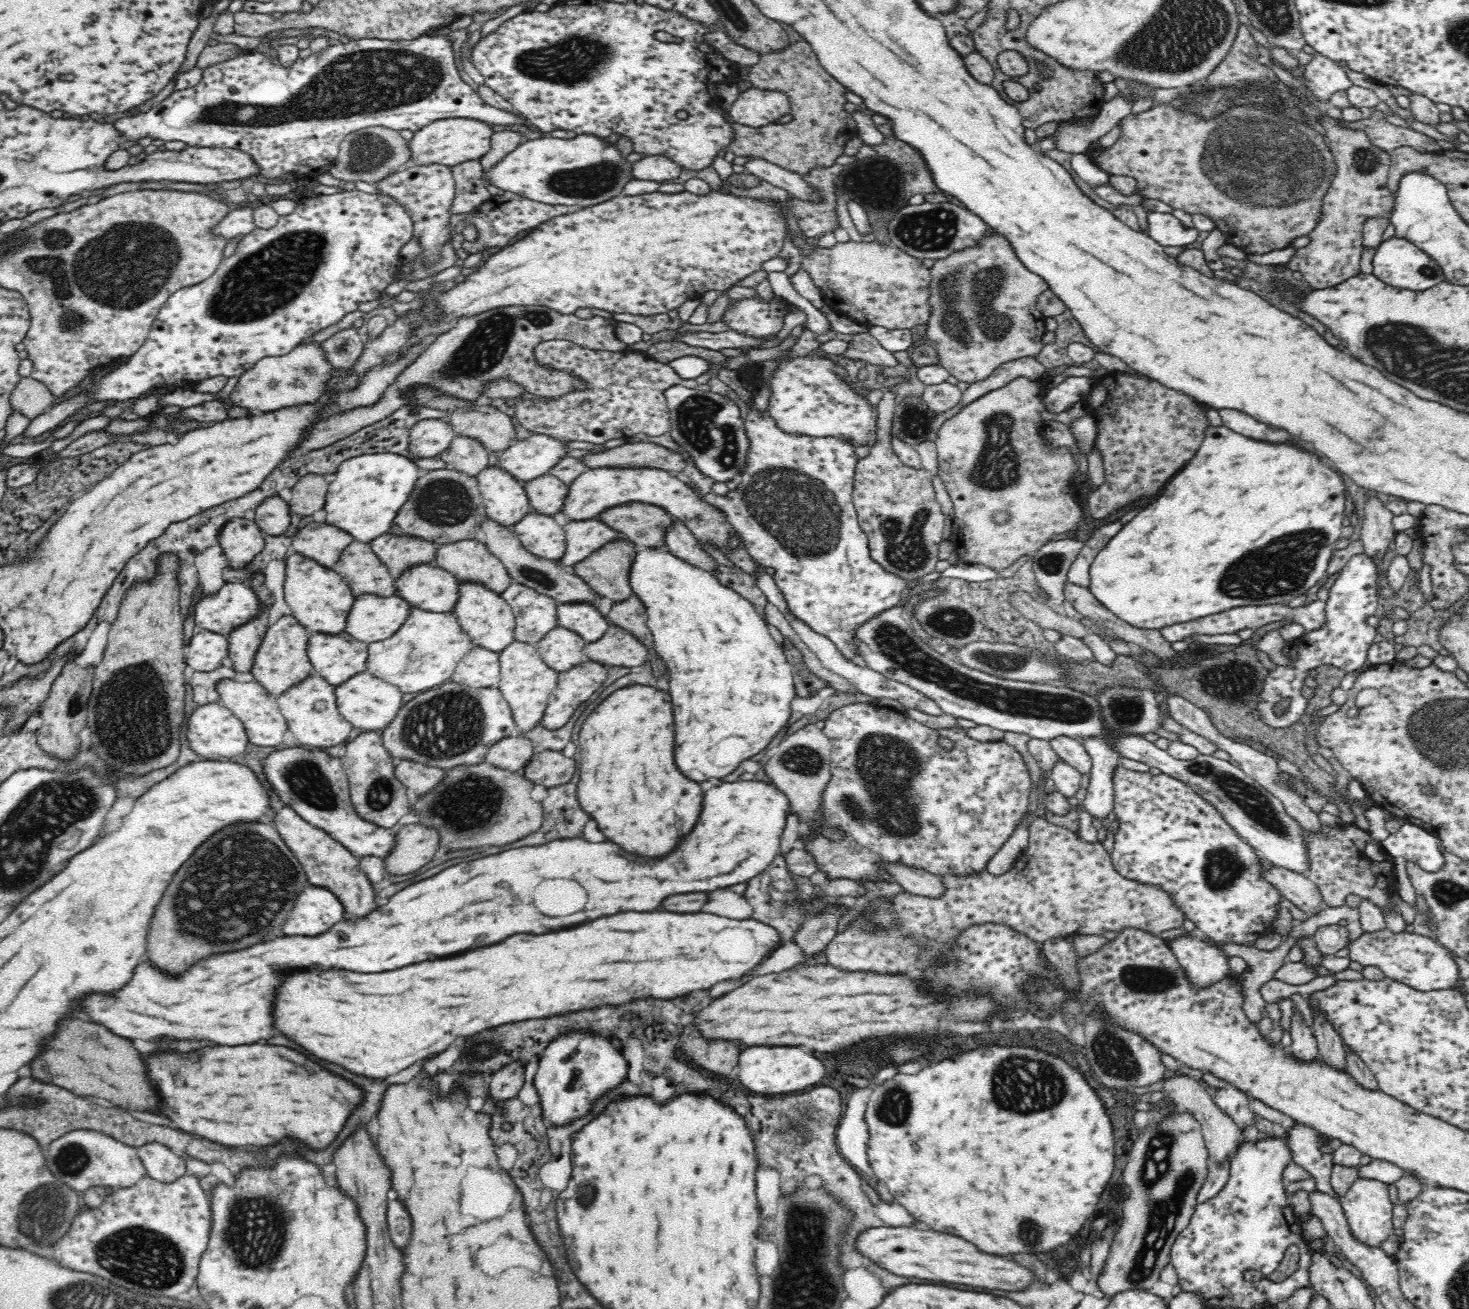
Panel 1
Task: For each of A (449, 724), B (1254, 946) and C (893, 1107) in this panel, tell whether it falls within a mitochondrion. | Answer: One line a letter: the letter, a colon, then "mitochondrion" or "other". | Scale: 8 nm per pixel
A: mitochondrion
B: other
C: mitochondrion

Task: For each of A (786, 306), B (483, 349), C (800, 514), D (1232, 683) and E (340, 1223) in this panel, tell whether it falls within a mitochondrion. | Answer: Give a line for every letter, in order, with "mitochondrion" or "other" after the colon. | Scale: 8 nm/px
A: other
B: mitochondrion
C: mitochondrion
D: mitochondrion
E: other

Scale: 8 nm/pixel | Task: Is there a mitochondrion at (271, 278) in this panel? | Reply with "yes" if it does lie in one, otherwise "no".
yes

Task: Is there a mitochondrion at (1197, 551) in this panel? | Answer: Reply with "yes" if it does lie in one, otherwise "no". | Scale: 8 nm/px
no

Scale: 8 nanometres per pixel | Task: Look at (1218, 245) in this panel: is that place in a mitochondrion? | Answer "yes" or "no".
no

